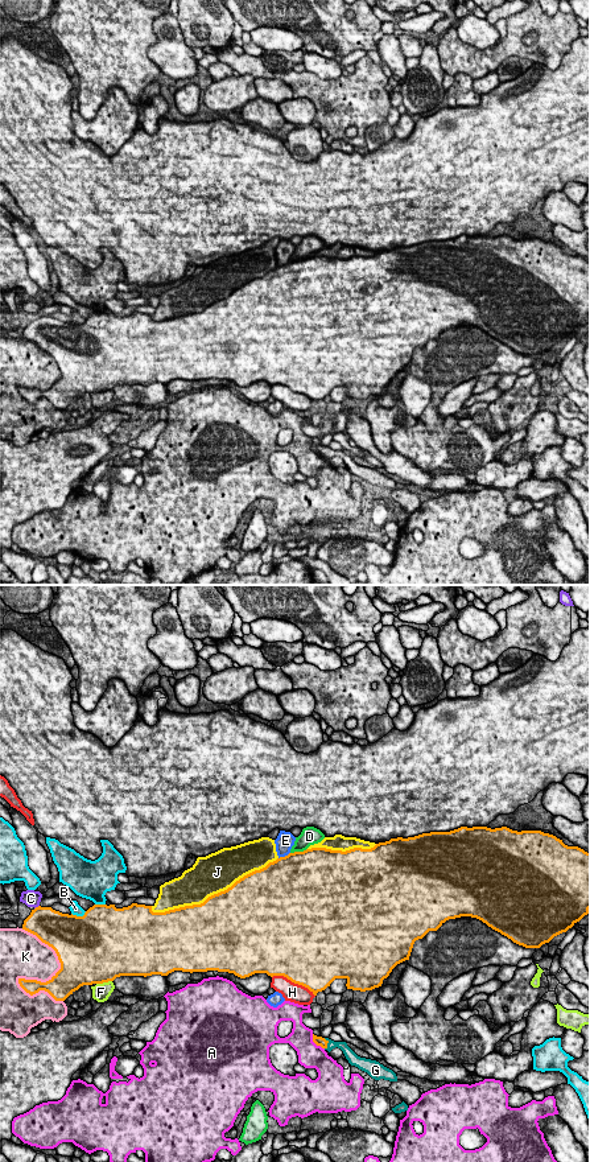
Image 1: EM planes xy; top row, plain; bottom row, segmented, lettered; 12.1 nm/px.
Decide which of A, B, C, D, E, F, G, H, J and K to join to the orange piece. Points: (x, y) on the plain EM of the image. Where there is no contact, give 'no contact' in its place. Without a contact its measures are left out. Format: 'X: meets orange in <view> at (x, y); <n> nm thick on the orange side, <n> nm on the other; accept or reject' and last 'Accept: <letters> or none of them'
A: meets orange in xy at (316, 452); 120 nm thick on the orange side, 300 nm on the other; reject
B: meets orange in xy at (78, 325); 500 nm thick on the orange side, 140 nm on the other; reject
C: meets orange in xy at (36, 316); 380 nm thick on the orange side, 200 nm on the other; reject
D: meets orange in xy at (298, 260); 500 nm thick on the orange side, 220 nm on the other; reject
E: meets orange in xy at (285, 264); 500 nm thick on the orange side, 220 nm on the other; reject
F: meets orange in xy at (103, 390); 550 nm thick on the orange side, 220 nm on the other; reject
G: meets orange in xy at (327, 450); 120 nm thick on the orange side, 100 nm on the other; accept
H: meets orange in xy at (293, 390); 500 nm thick on the orange side, 240 nm on the other; reject
J: meets orange in xy at (214, 303); 500 nm thick on the orange side, 480 nm on the other; reject
K: meets orange in xy at (40, 390); 300 nm thick on the orange side, 460 nm on the other; reject
Accept: G

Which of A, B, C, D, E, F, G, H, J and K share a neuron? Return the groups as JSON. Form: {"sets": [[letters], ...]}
{"sets": [["A", "K"], ["B"], ["C"], ["D"], ["E"], ["F"], ["G"], ["H"], ["J"]]}

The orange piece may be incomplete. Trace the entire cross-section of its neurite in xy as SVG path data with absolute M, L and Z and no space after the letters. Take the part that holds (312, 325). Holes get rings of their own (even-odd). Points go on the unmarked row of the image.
M461 235L450 240L430 240L414 246L397 246L385 251L379 251L371 257L354 256L346 260L331 259L326 256L311 256L304 260L289 261L269 271L265 276L255 279L231 296L209 305L201 313L185 314L165 321L153 321L152 314L132 312L128 316L116 317L115 313L94 313L83 325L62 322L51 316L36 316L24 329L22 338L36 343L42 351L51 355L61 371L61 378L46 391L37 388L18 387L20 395L30 404L40 399L48 400L55 409L65 409L70 403L83 393L103 392L114 390L120 384L168 384L174 379L182 380L228 380L240 387L255 382L267 382L268 384L284 384L294 392L308 396L314 404L325 399L335 387L346 387L347 397L372 399L381 395L383 388L389 384L392 378L409 368L413 353L422 347L429 339L437 339L446 329L461 325L471 325L482 329L492 338L511 347L513 351L525 357L540 357L549 351L554 345L566 341L579 330L590 318L590 261L578 255L568 255L562 248L541 239L512 239L507 235Z

